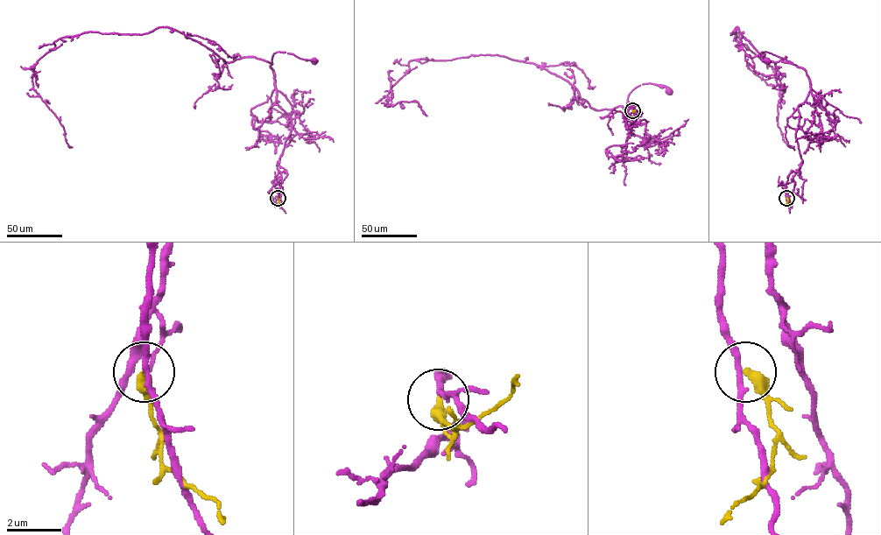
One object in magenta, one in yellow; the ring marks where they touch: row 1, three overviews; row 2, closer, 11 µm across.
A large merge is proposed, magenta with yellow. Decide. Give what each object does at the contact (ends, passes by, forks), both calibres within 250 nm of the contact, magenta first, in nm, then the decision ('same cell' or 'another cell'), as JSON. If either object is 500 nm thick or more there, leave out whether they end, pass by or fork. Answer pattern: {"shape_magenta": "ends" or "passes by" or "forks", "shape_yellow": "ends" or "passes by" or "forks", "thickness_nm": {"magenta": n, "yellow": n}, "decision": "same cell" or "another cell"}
{"shape_magenta": "passes by", "shape_yellow": "ends", "thickness_nm": {"magenta": 200, "yellow": 440}, "decision": "another cell"}

